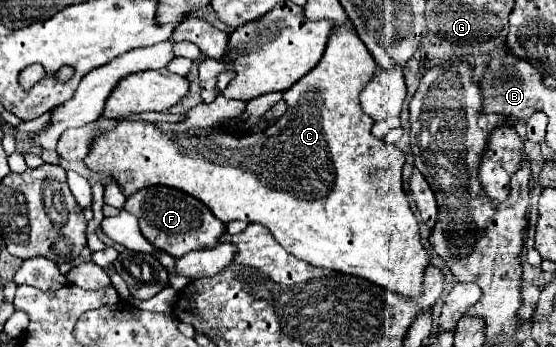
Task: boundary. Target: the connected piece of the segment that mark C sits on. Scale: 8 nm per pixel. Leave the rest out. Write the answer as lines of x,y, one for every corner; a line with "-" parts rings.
337,29
329,37
325,57
309,77
301,77
297,85
283,95
289,109
285,117
255,135
211,133
209,137
187,137
185,133
161,133
153,123
119,121
111,133
101,133
93,149
85,157
85,165
93,171
111,175
131,195
141,187
167,185
201,199
223,223
245,221
261,223
271,229
273,237
291,255
315,267
327,267
345,275
361,277
381,285
405,299
417,299
423,293
425,269
431,255
421,243
419,223
409,207
401,183
405,153
377,139
371,133
373,119
361,111
359,93
375,73
377,63
359,41
353,29

